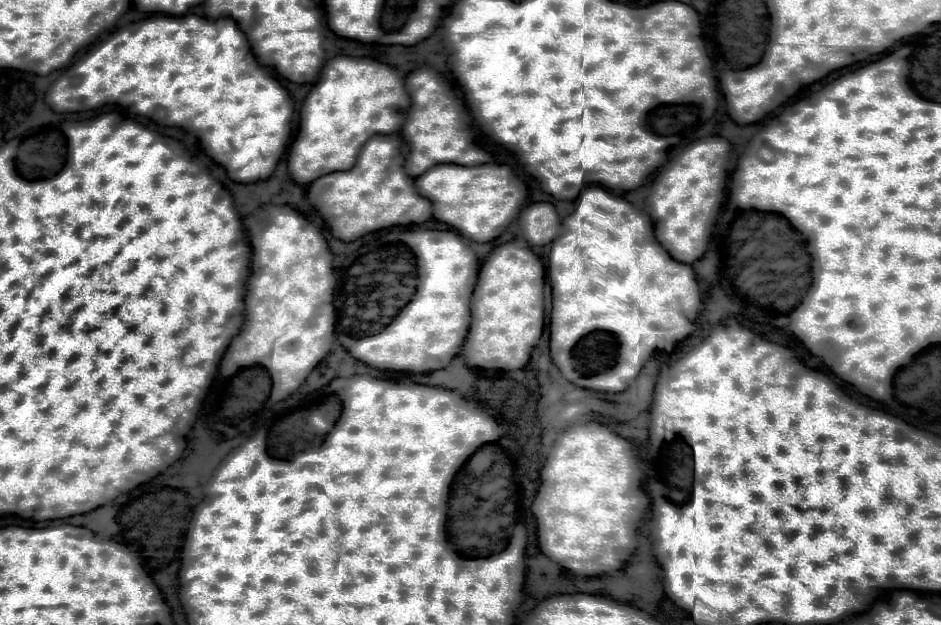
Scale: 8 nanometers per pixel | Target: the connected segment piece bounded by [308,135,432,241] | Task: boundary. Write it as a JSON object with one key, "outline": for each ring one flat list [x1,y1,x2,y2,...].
{"outline":[[400,135,372,137,350,171,328,173,310,183,308,201,318,209,320,217,328,221,330,233,340,241,354,241,366,233,394,225,422,225,432,217,430,201,416,193,414,179,404,173]]}

